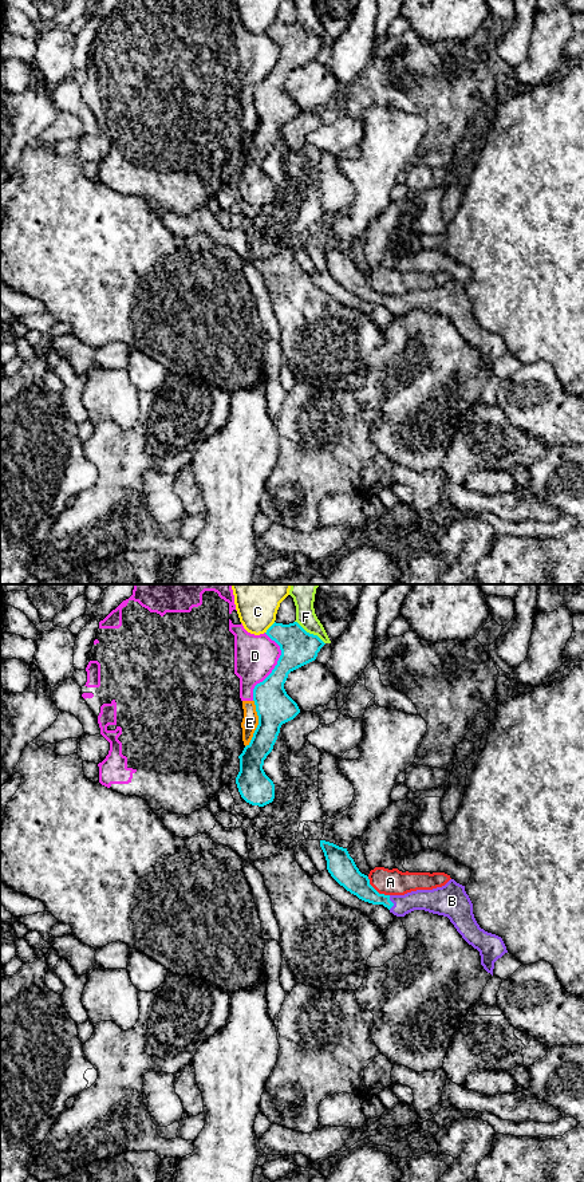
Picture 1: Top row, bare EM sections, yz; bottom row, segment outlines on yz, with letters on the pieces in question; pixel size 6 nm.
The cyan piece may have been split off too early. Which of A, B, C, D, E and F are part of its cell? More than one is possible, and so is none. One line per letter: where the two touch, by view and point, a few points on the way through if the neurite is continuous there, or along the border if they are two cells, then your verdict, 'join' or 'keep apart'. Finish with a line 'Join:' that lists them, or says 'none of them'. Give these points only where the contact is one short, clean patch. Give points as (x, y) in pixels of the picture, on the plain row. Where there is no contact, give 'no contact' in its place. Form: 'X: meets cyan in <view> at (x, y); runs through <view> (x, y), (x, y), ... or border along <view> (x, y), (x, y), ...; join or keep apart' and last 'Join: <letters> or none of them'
A: meets cyan in yz at (375, 290); keep apart
B: meets cyan in yz at (391, 302); runs through yz (355, 282), (373, 296), (391, 302), (433, 300); join
C: meets cyan in yz at (269, 27); keep apart
D: meets cyan in yz at (275, 67); keep apart
E: meets cyan in yz at (259, 123); border along yz (253, 99), (257, 126), (245, 146); keep apart
F: meets cyan in yz at (308, 32); keep apart
Join: B

